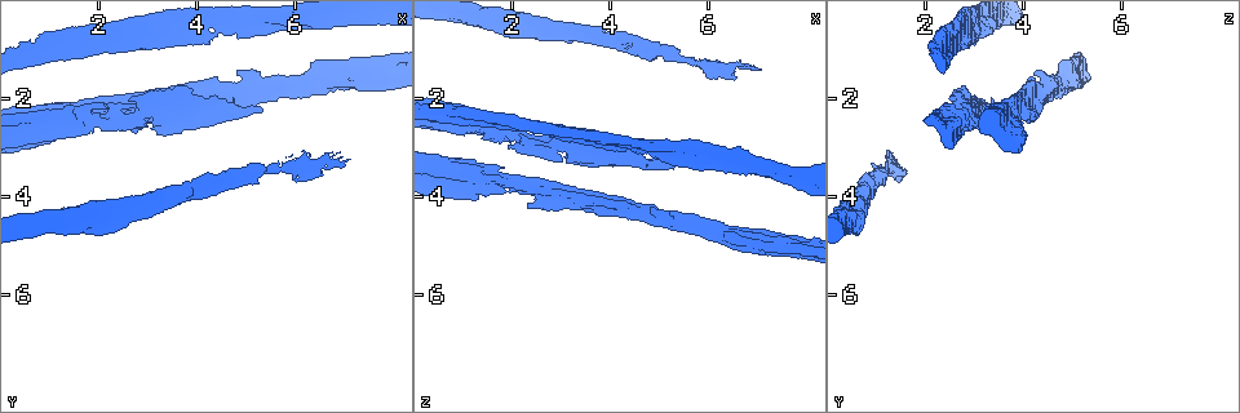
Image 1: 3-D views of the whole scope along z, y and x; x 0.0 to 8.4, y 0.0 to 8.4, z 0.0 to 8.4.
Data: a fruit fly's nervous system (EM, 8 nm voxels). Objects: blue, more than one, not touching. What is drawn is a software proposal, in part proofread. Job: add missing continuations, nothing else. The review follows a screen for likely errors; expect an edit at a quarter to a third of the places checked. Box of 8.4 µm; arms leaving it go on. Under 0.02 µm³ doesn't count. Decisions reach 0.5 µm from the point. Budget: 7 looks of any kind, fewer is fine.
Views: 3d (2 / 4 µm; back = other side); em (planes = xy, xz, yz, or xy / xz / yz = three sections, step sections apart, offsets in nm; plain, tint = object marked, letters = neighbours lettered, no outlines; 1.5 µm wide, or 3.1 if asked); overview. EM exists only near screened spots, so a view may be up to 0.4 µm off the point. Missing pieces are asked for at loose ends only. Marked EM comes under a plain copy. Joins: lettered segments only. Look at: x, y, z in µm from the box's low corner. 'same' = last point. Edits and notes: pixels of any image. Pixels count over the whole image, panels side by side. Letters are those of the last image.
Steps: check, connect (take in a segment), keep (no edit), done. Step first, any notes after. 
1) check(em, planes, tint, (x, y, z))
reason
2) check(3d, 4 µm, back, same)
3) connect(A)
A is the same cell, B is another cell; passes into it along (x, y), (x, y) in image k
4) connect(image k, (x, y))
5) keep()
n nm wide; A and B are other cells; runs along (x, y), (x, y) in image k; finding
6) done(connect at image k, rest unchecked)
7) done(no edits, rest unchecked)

check(3d, 2 µm, (2.65, 2.10, 2.50))
free end

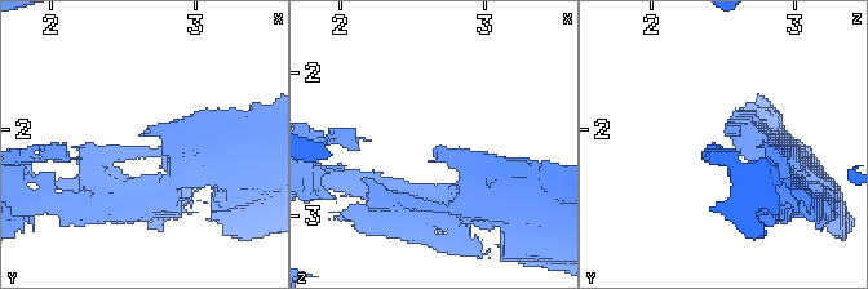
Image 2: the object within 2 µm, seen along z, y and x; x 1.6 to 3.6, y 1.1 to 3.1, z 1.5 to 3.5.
check(em, planes, tint, (2.68, 2.02, 2.52))

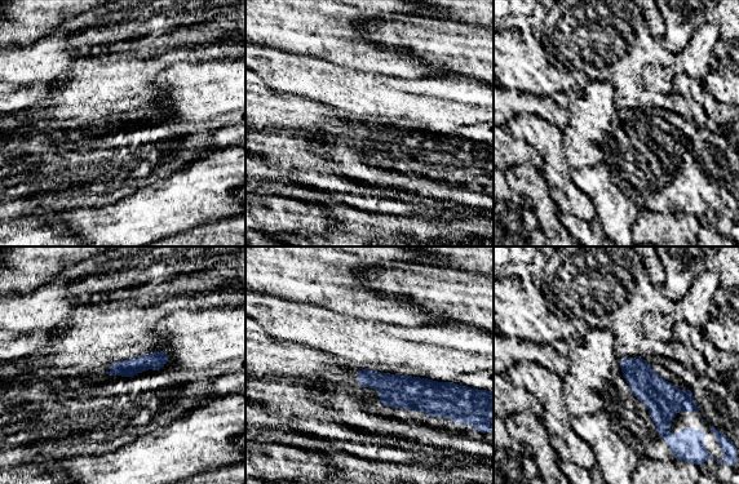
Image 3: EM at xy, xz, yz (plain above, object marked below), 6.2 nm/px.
check(em, planes, letters, same)

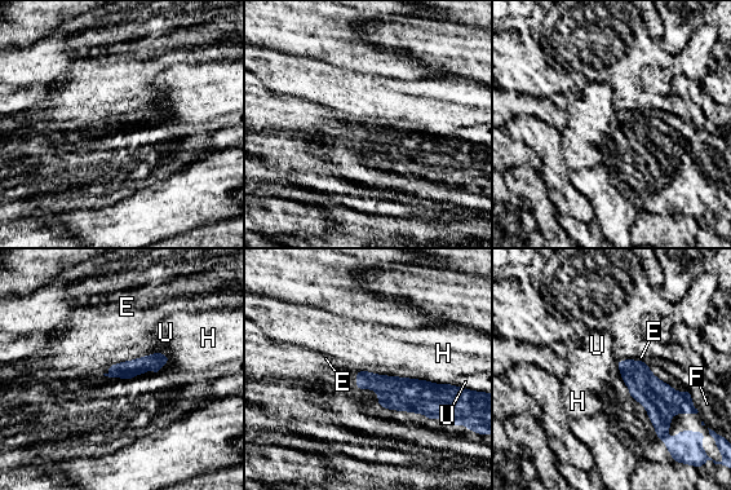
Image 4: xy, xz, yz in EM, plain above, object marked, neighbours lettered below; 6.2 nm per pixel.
keep()
E, F, H and U are other cells; runs along (164, 358), (111, 374) in image 4; no lettered segment goes on from it

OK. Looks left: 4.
check(em, planes, letters, (5.15, 1.40, 4.35))
branch stops here

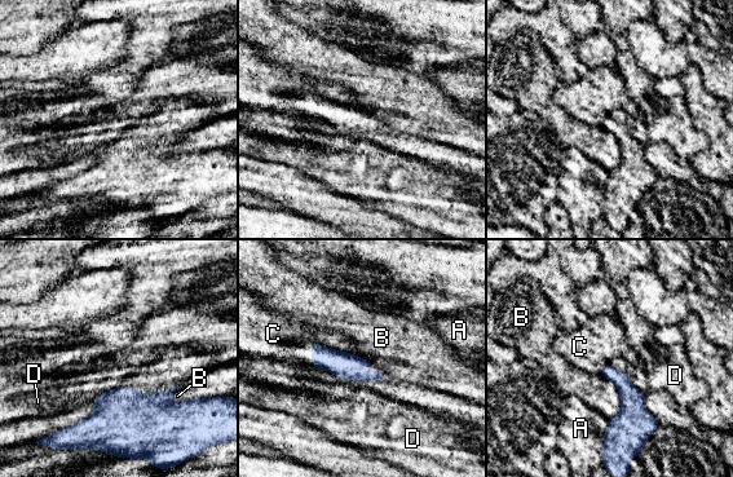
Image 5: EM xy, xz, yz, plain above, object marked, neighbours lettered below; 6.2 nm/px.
keep()
A, B, C and D are other cells; border along (313, 340), (345, 352) in image 5; no lettered segment goes on from it

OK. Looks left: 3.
check(3d, 2 µm, (2.30, 2.40, 4.20))
an open end

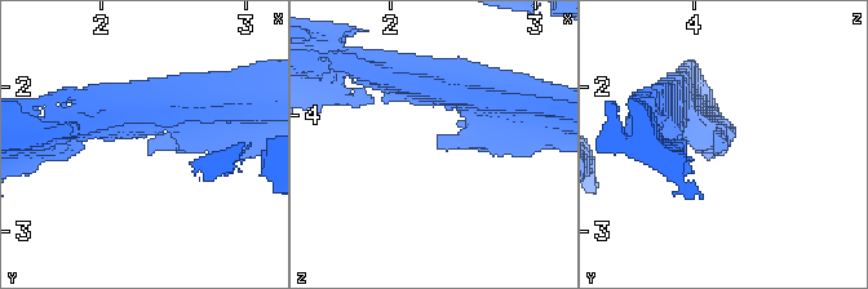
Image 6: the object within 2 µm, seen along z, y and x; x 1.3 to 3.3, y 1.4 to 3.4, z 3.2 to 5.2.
check(em, planes, letters, (2.32, 2.42, 4.22))
arms of 220, 280 nm

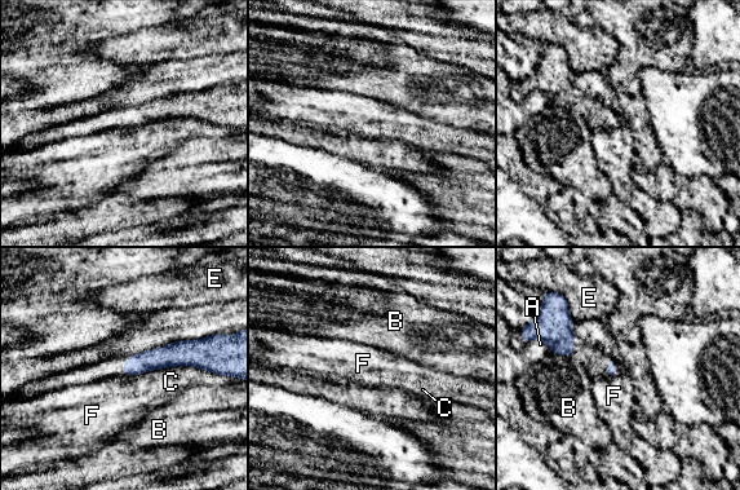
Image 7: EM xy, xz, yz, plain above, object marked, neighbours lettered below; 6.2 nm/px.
keep()
A, B, C, E and F are other cells; no lettered segment goes on from it

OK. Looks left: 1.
done(no edits, rest unchecked)

